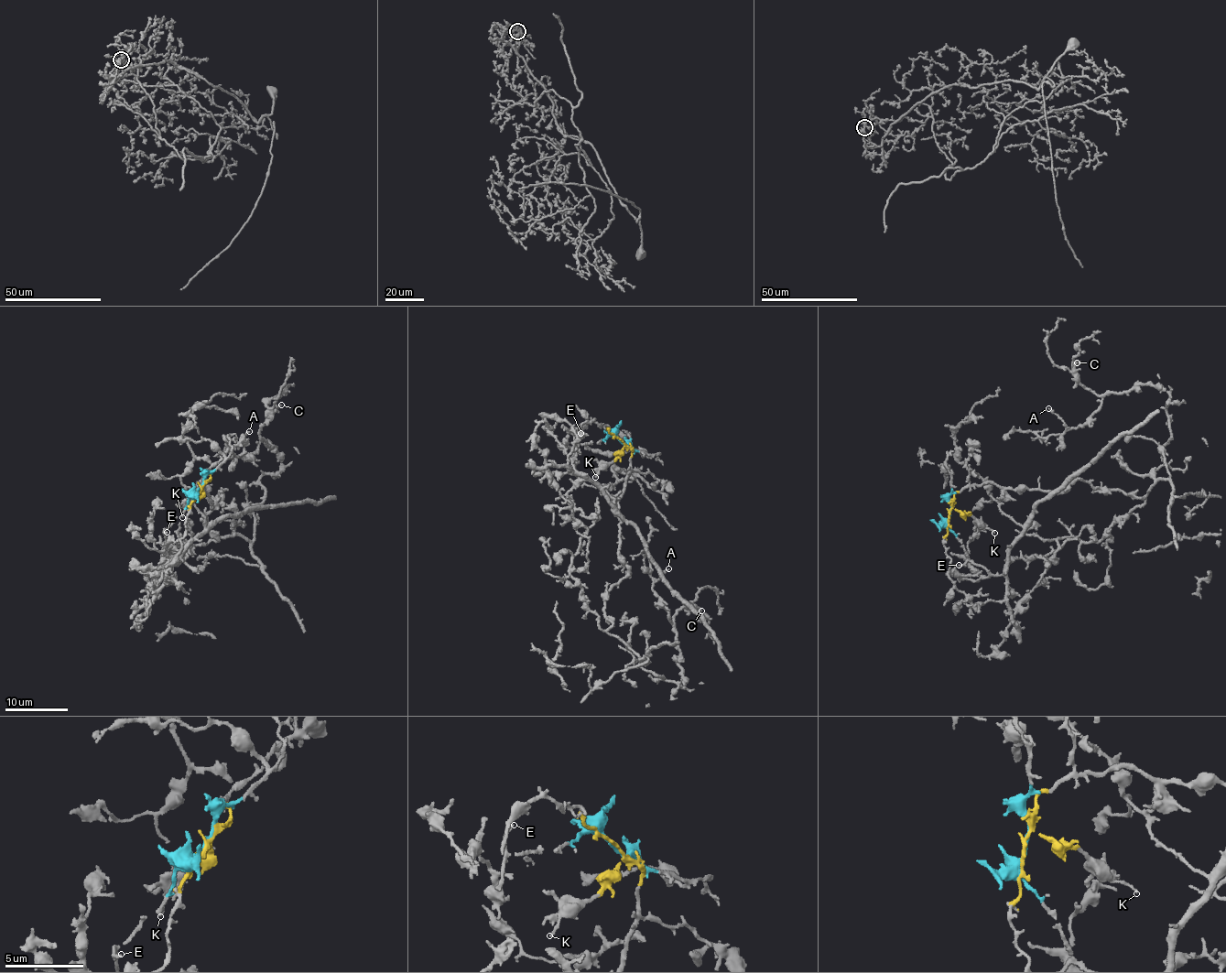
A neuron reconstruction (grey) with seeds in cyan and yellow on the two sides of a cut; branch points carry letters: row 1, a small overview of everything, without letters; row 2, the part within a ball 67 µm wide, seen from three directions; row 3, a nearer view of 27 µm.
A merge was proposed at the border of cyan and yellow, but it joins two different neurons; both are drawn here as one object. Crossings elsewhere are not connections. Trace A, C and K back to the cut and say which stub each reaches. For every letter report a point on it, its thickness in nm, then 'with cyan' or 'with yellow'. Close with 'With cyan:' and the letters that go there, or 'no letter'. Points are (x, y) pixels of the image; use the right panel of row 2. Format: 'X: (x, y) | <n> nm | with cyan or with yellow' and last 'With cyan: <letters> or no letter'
A: (1048, 408) | 160 nm | with yellow
C: (1077, 362) | 160 nm | with yellow
K: (994, 533) | 140 nm | with yellow
With cyan: no letter

